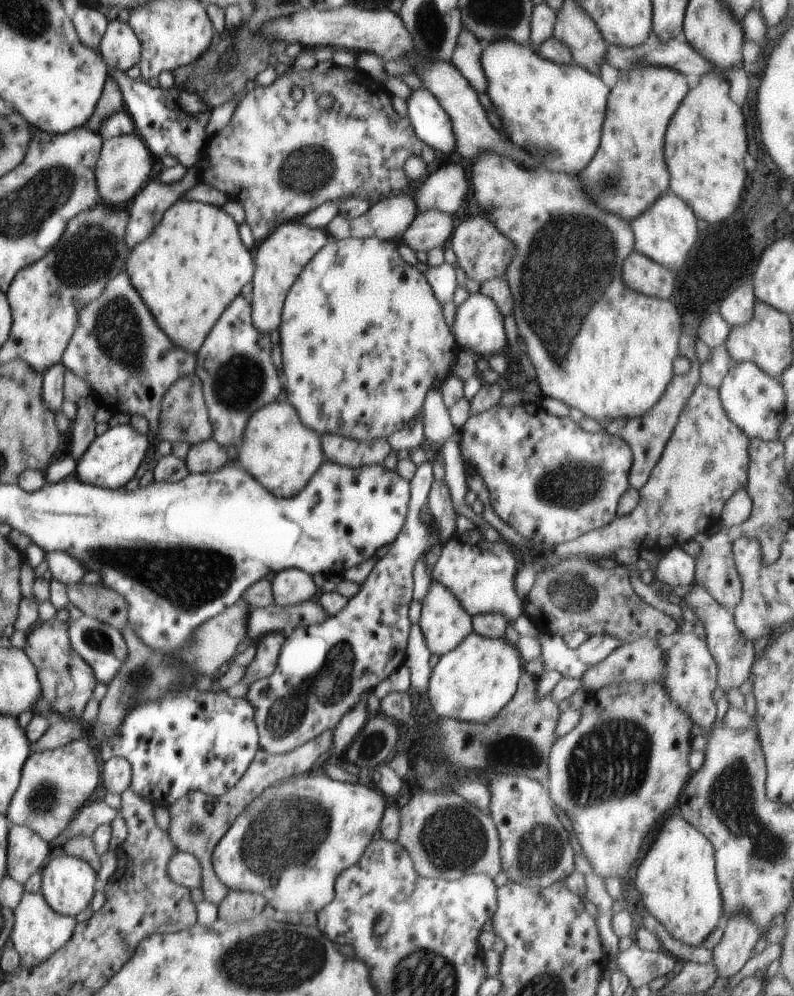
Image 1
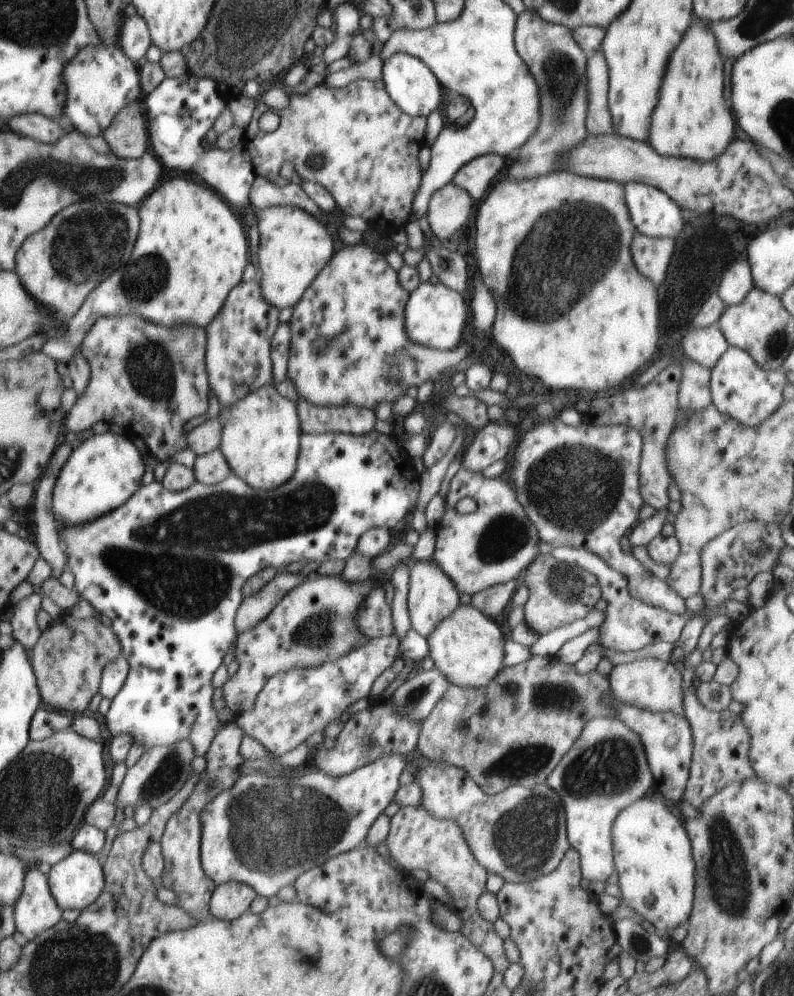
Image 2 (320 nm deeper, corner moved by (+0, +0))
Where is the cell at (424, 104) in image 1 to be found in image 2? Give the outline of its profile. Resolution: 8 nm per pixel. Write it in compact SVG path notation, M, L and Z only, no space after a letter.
M397 53L388 58L382 68L382 84L392 101L408 116L428 116L442 103L441 85L424 62L408 54Z

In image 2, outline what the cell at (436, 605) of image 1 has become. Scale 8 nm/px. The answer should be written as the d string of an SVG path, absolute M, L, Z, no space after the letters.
M434 561L411 562L409 570L409 586L407 591L408 611L412 629L424 638L428 638L440 622L444 622L456 611L460 604L460 596L454 582L444 575Z

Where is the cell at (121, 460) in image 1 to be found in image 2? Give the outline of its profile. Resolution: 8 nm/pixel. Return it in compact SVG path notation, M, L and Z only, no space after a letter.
M108 431L82 437L82 444L70 454L54 486L52 512L58 525L80 526L122 506L140 488L145 472L143 458L129 434Z

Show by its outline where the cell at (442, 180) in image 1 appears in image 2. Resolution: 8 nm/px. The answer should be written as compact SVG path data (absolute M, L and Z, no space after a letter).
M486 155L476 158L458 170L452 184L466 190L472 200L480 200L489 192L492 180L500 175L506 166L506 158L502 156Z

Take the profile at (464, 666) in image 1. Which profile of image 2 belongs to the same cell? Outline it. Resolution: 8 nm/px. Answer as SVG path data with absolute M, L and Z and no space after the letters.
M460 603L450 617L436 626L427 640L434 668L440 670L440 674L444 674L451 685L469 689L484 688L500 674L500 670L504 670L506 637L494 620L484 616L471 604Z

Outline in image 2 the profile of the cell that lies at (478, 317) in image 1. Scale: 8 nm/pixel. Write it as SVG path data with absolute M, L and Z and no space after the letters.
M427 281L420 283L418 289L410 293L406 304L404 328L406 334L412 338L412 342L451 352L465 342L462 336L464 336L464 327L468 327L468 315L470 316L470 305L468 307L462 294L447 288L440 282L432 284Z

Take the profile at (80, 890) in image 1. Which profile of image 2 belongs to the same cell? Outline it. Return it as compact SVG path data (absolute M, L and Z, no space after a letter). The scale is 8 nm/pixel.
M78 850L73 851L61 862L52 865L48 872L47 882L54 901L62 911L81 912L96 902L106 885L103 864L100 864L96 856Z

